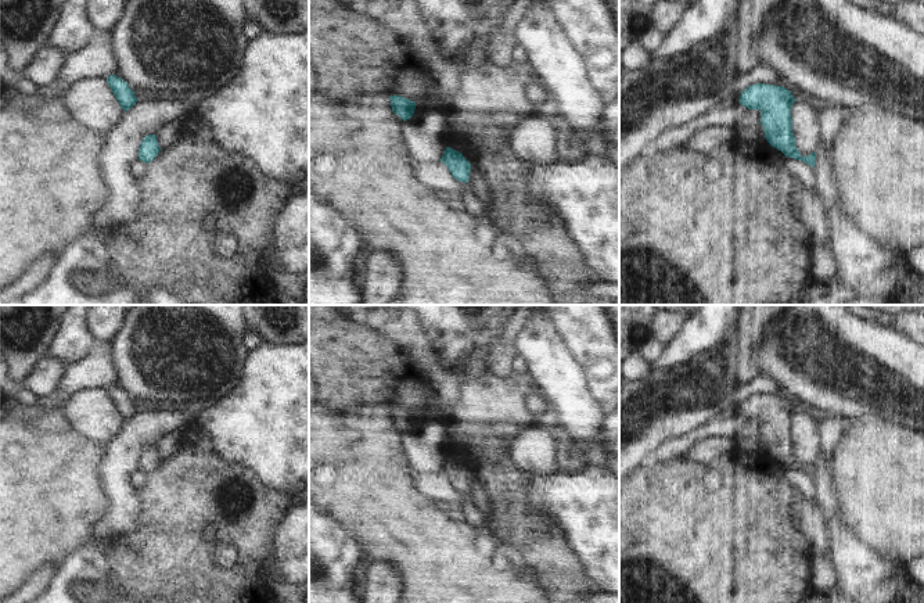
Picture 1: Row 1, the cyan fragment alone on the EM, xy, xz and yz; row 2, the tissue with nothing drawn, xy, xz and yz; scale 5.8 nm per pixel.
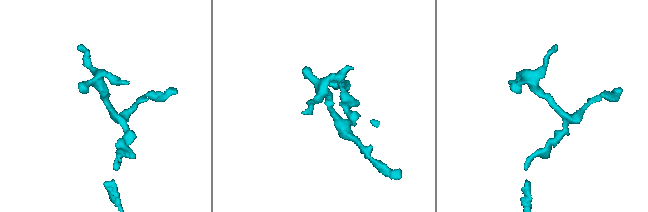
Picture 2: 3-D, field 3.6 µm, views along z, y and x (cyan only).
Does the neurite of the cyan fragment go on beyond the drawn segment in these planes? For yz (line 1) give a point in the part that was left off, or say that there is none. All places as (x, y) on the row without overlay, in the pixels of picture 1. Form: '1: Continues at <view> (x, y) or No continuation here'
1: No continuation here.

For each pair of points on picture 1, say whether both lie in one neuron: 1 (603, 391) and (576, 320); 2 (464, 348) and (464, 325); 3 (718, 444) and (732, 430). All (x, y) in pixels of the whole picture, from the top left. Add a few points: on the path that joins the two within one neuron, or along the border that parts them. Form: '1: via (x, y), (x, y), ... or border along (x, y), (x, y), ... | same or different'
1: via (603, 373), (603, 358), (592, 338) | same
2: border along (474, 336), (456, 334), (443, 344) | different
3: border along (733, 437), (707, 437), (693, 445) | different

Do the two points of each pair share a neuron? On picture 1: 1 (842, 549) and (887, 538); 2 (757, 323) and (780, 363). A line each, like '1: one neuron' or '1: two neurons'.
1: two neurons
2: two neurons

